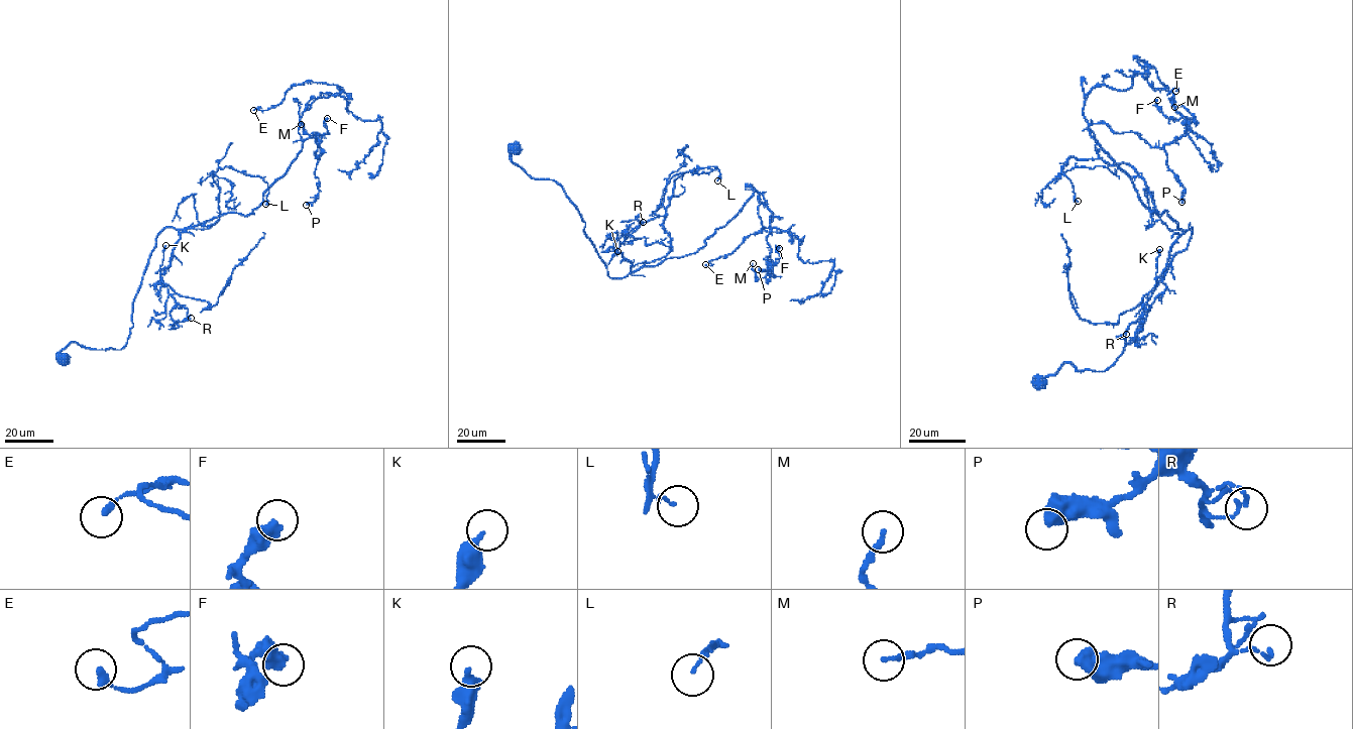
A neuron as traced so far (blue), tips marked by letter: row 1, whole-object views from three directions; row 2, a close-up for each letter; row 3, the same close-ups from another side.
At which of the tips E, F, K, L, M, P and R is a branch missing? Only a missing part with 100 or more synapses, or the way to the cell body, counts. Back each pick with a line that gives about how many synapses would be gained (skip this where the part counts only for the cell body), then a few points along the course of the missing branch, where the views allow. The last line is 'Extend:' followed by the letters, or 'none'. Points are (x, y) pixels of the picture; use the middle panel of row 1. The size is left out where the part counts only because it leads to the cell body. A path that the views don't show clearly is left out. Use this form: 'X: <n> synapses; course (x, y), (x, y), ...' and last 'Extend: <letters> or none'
Extend: none

